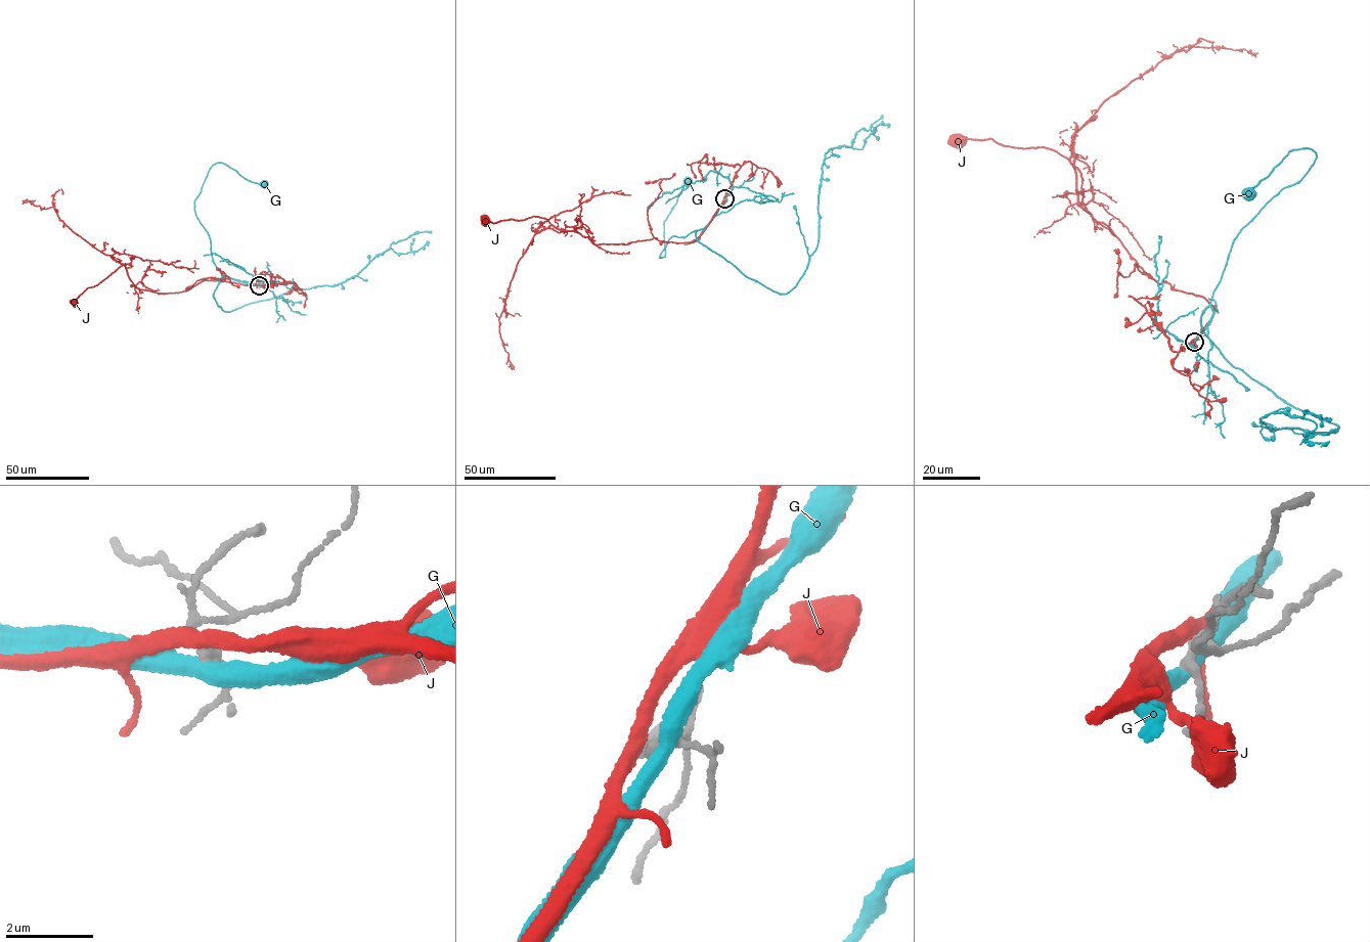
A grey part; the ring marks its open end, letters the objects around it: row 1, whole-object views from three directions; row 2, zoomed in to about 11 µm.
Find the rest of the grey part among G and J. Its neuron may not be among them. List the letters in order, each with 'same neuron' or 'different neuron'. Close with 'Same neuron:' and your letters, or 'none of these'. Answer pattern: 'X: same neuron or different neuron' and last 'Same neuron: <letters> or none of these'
G: different neuron
J: different neuron
Same neuron: none of these

